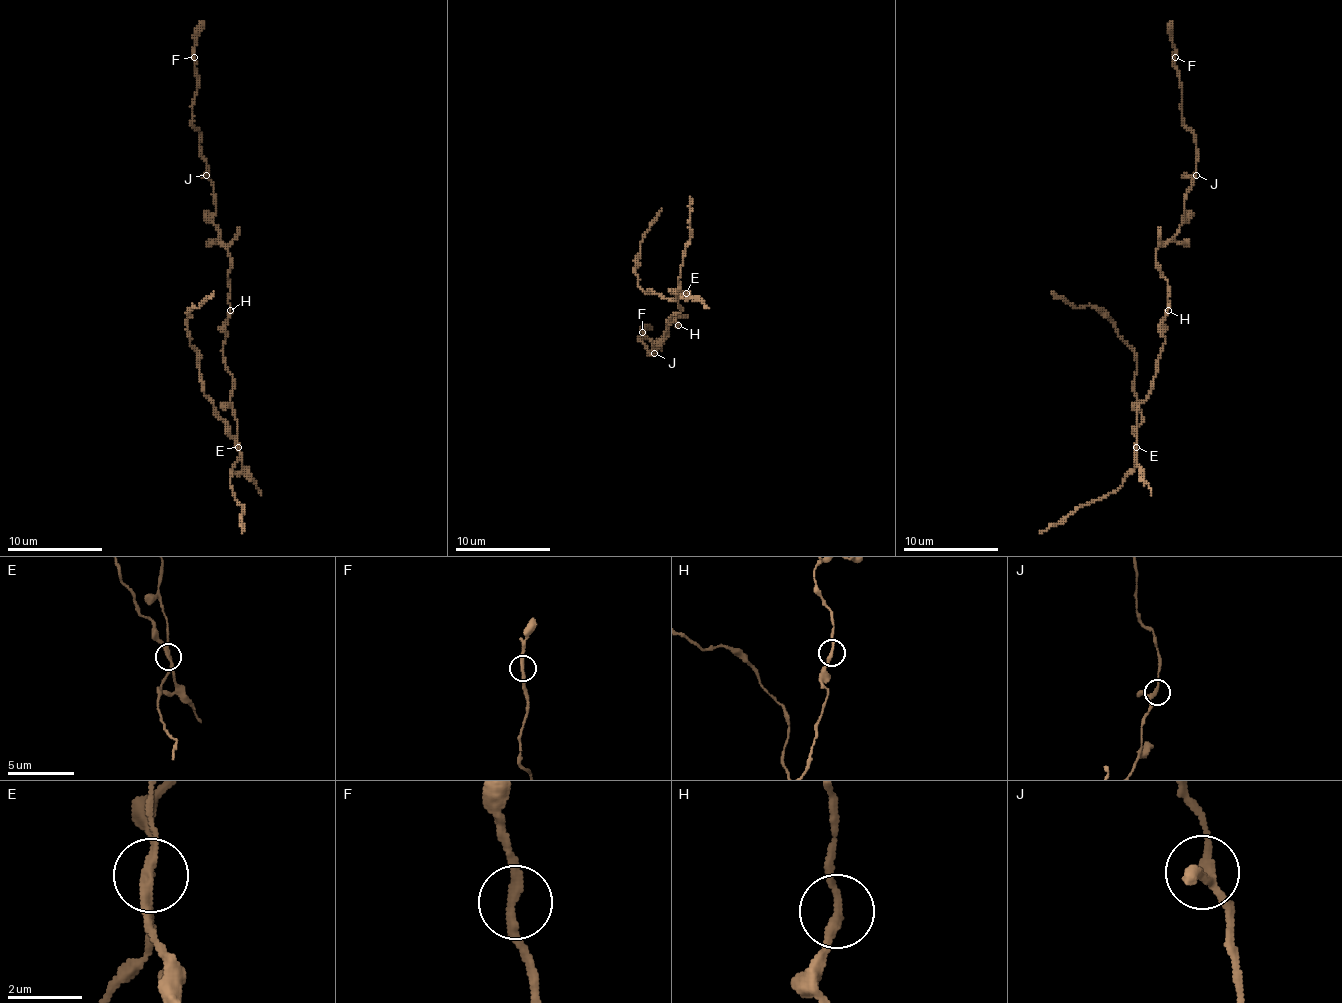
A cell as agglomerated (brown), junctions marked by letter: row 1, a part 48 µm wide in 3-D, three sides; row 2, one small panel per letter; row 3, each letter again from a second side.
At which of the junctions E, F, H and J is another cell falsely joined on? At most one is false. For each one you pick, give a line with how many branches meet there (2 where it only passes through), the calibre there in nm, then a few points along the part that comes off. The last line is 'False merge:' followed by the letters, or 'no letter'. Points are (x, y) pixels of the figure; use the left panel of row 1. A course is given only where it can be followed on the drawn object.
E: 4 | 200 nm | (237, 448), (230, 426), (204, 393), (199, 353), (190, 343), (187, 313), (192, 306), (197, 308), (213, 291)
False merge: E

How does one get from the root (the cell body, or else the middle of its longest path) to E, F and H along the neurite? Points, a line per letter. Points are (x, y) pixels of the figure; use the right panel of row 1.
E: (1163, 325), (1165, 343), (1158, 360), (1158, 372), (1153, 377), (1153, 389), (1137, 412), (1137, 448)
F: (1163, 325), (1168, 279), (1156, 251), (1182, 223), (1184, 197), (1196, 170), (1196, 137), (1182, 116), (1175, 57)
H: (1163, 325), (1168, 310)

